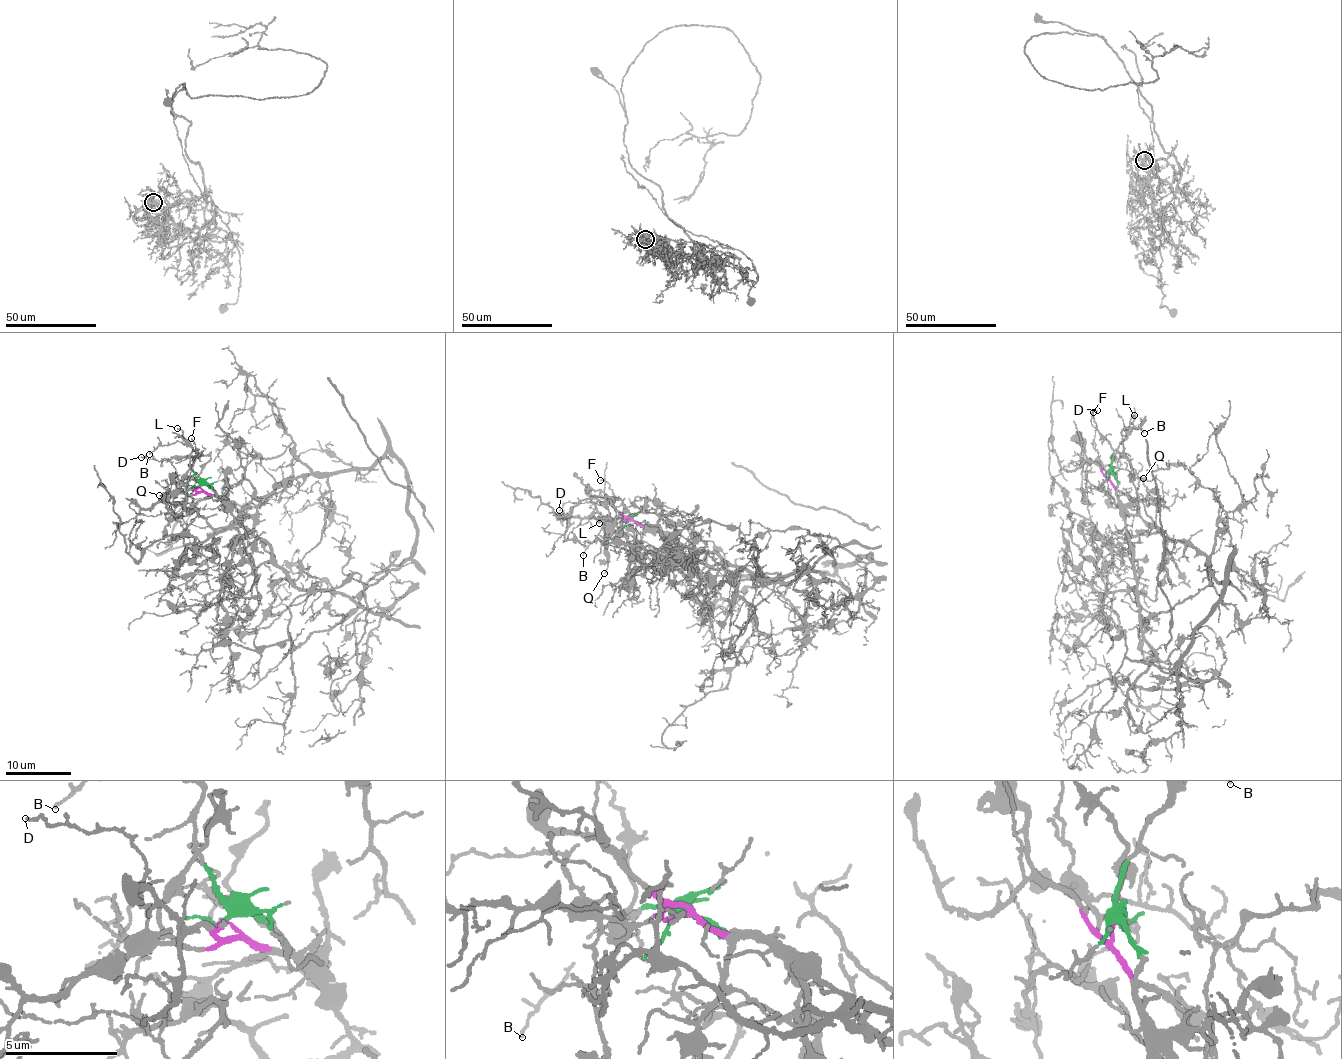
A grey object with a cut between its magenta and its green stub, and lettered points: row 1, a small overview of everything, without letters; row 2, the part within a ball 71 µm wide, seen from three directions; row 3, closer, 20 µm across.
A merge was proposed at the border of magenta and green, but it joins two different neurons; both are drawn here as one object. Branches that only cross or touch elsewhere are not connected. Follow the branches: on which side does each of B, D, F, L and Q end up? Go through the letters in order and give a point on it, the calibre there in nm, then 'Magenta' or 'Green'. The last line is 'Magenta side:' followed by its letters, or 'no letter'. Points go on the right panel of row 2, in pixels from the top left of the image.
B: Place: (1144, 433). Thickness 110 nm. Green
D: Place: (1097, 410). Thickness 120 nm. Magenta
F: Place: (1093, 412). Thickness 120 nm. Magenta
L: Place: (1134, 415). Thickness 120 nm. Green
Q: Place: (1143, 478). Thickness 130 nm. Magenta
Magenta side: D, F, Q

